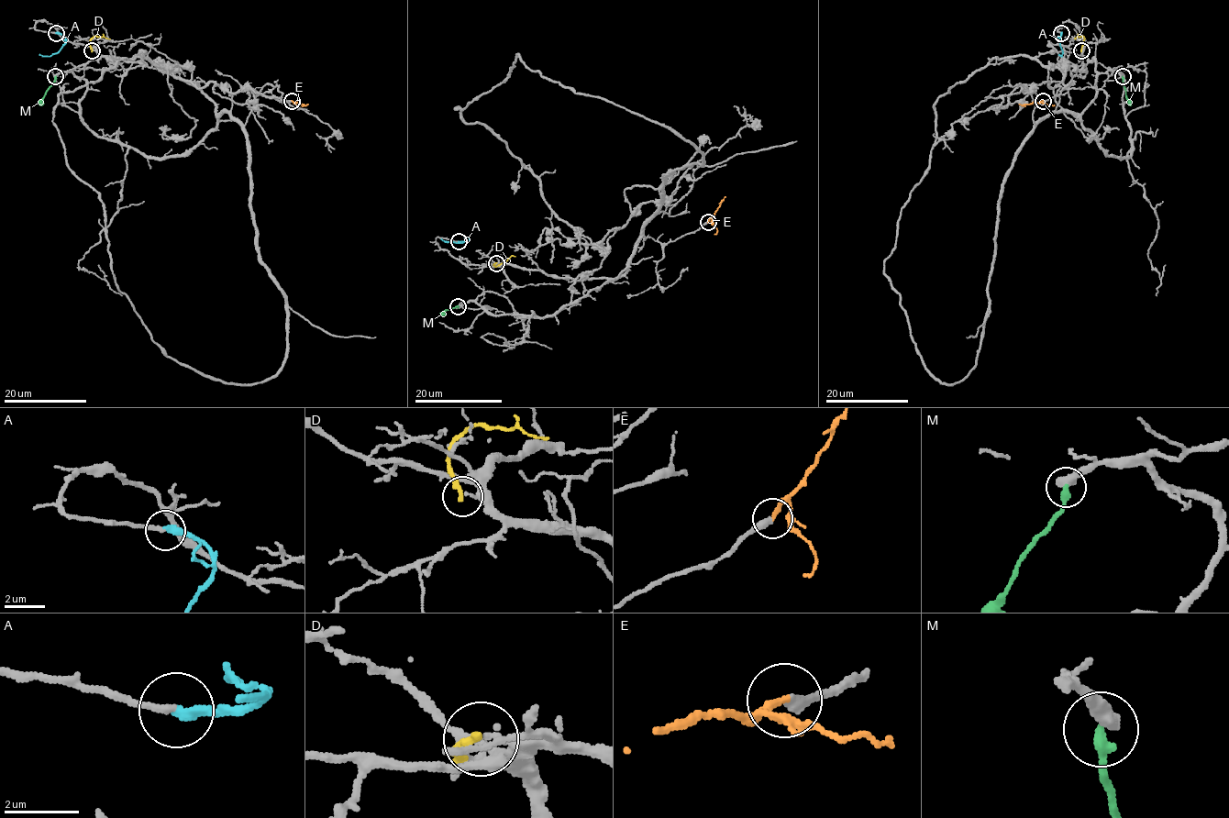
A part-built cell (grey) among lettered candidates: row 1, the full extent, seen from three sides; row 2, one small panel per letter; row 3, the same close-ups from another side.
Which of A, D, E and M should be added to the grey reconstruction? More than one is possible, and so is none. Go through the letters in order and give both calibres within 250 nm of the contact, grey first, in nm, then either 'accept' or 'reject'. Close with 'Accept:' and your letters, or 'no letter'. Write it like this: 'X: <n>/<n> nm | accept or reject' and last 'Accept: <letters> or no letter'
A: 190/320 nm | accept
D: 140/200 nm | reject
E: 320/200 nm | accept
M: 500/320 nm | reject
Accept: A, E

